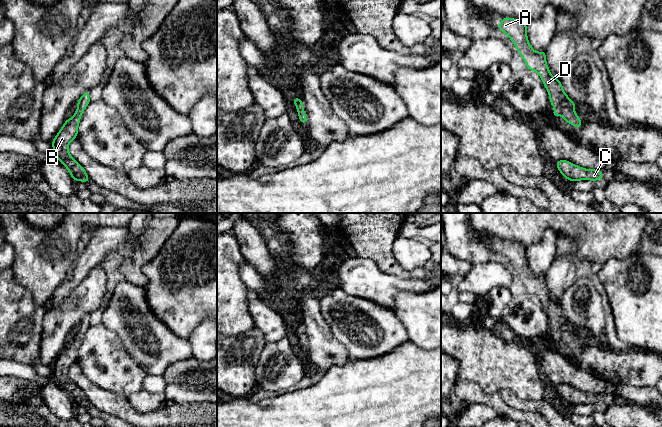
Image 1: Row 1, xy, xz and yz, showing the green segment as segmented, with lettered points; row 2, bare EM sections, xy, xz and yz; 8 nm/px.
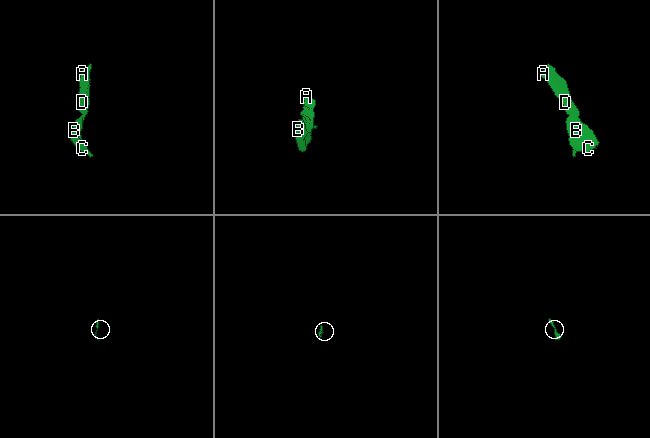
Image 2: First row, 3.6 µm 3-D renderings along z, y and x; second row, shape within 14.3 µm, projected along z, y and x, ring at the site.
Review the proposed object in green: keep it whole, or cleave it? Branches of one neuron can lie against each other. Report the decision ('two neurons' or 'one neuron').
one neuron

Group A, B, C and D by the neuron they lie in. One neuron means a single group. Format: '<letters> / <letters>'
A B C D

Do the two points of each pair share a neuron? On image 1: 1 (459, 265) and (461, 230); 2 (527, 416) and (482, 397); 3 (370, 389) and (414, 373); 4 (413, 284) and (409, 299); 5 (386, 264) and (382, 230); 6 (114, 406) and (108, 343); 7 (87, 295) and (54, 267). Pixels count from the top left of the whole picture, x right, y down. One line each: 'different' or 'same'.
1: different
2: same
3: same
4: different
5: same
6: different
7: different

